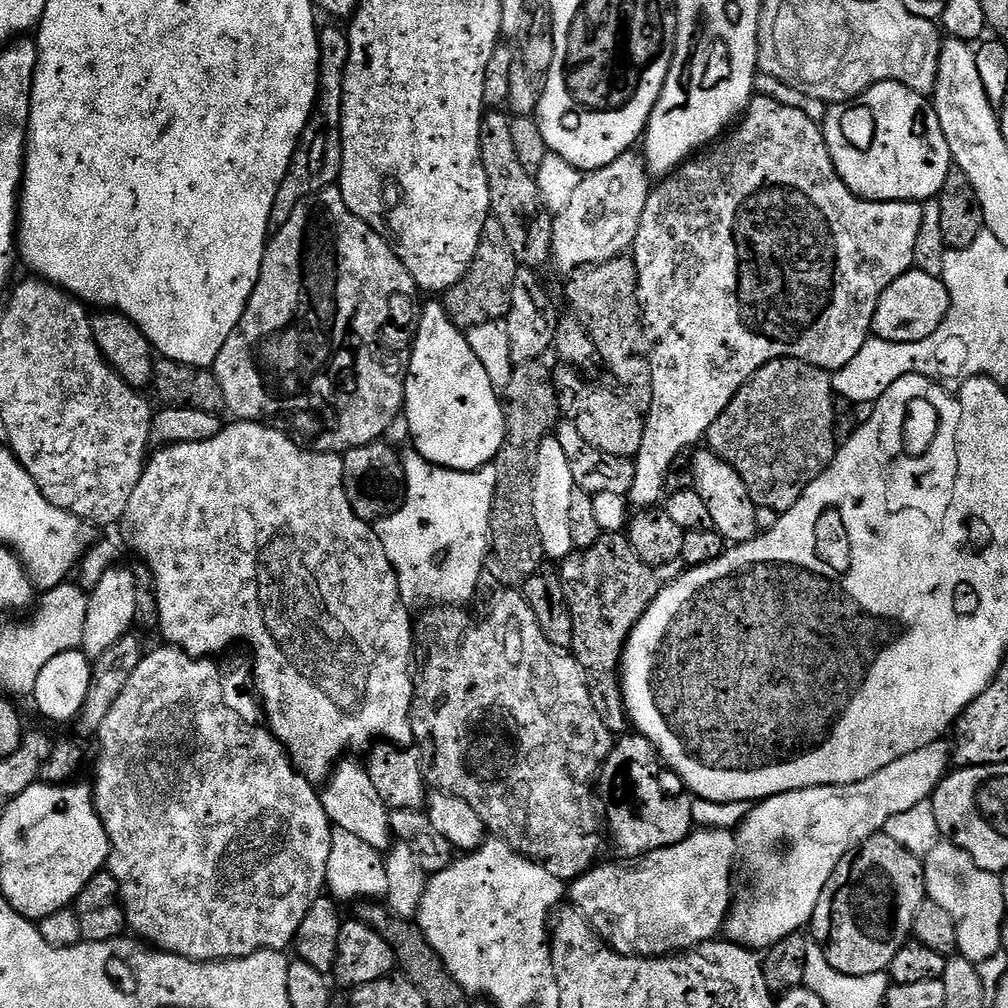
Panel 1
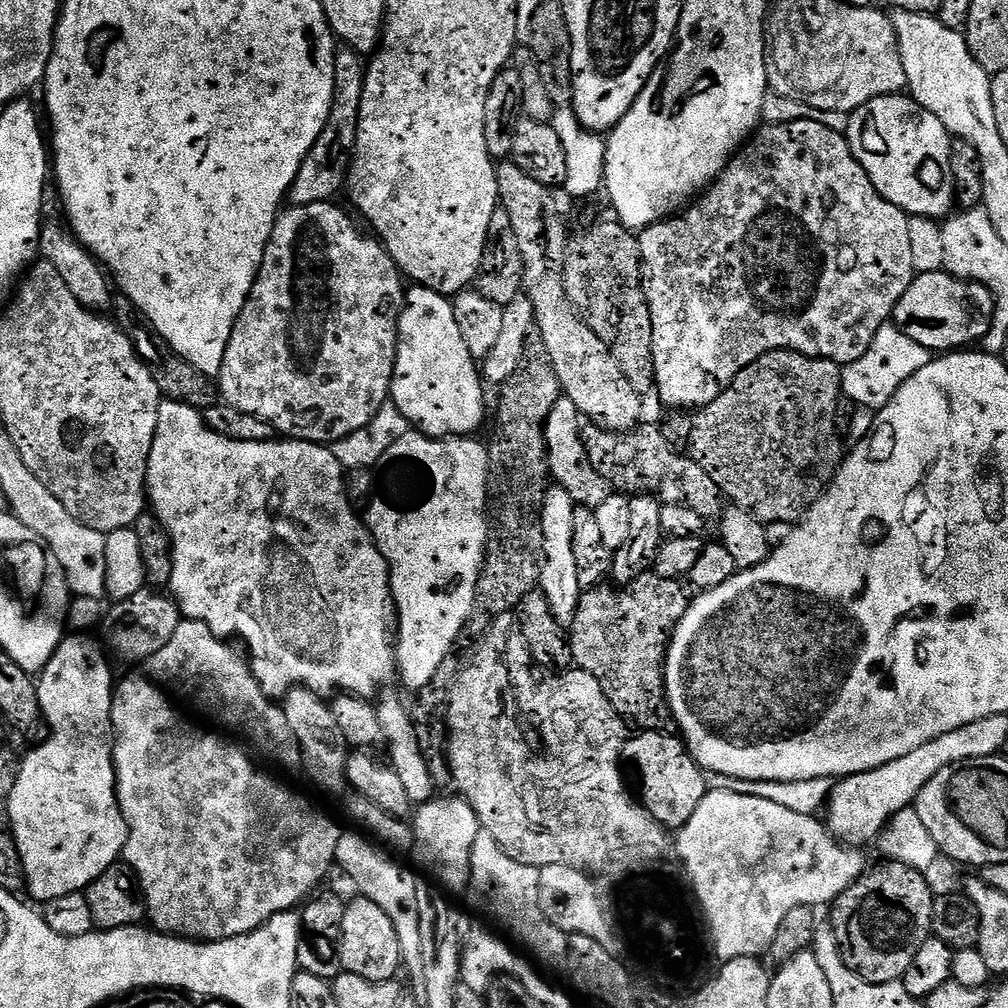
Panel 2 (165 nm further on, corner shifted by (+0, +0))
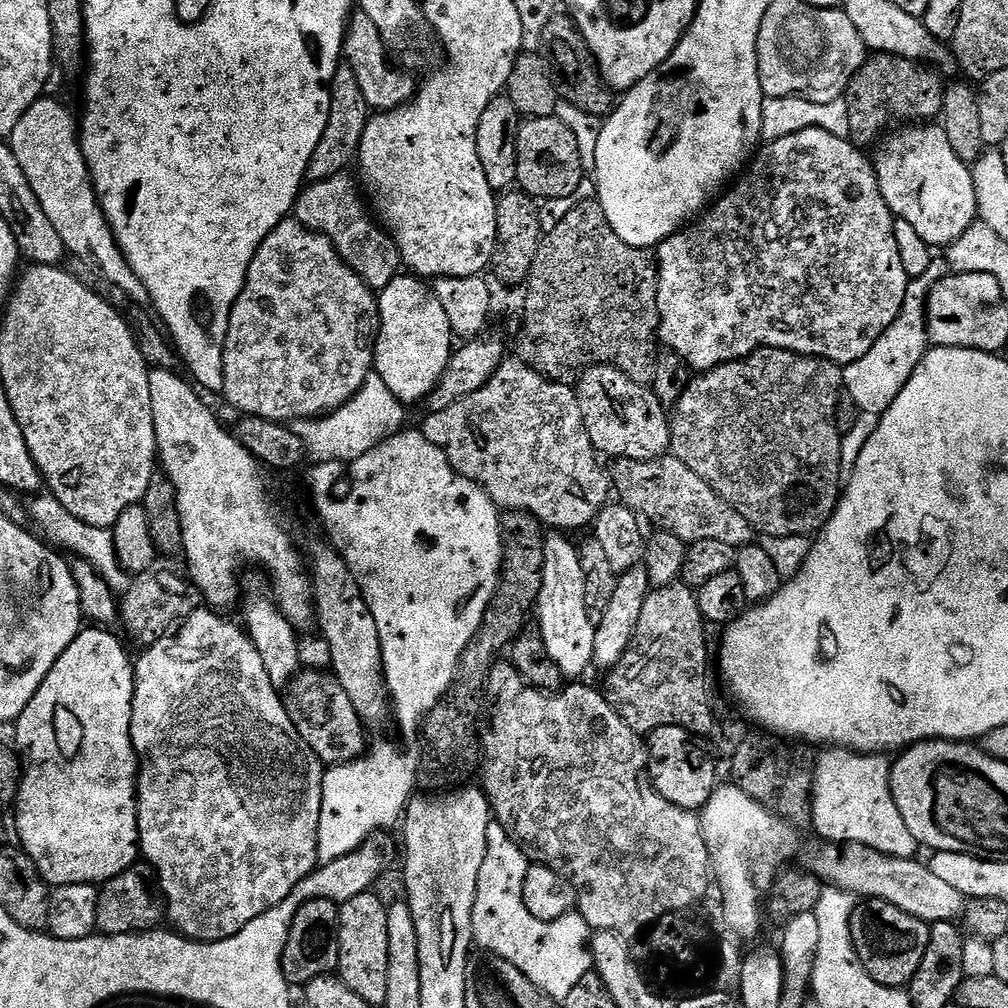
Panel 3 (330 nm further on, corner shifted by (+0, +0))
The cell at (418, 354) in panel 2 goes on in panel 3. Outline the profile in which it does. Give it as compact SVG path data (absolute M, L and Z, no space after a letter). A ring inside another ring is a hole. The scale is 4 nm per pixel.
M401 274L379 293L380 336L376 340L375 375L390 386L406 406L415 400L427 401L444 380L444 371L452 360L454 333L442 302L423 279L412 274Z

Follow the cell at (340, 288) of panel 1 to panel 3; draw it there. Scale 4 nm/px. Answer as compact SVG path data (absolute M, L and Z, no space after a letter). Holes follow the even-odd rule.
M295 218L286 219L264 239L260 249L256 251L256 256L252 259L252 265L248 271L248 280L232 311L228 337L224 343L223 399L228 399L227 403L235 408L237 413L245 417L257 416L263 420L291 422L314 420L326 416L350 402L358 394L358 390L362 390L368 376L373 375L376 363L376 340L379 336L380 301L374 289L340 257L339 250L330 242L330 238L320 236Z

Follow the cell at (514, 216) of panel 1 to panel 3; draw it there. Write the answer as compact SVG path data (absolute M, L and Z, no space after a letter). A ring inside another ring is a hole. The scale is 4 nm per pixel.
M598 364L584 369L575 390L586 434L590 434L590 442L601 457L658 460L669 455L672 447L670 416L649 385L634 382L611 364Z

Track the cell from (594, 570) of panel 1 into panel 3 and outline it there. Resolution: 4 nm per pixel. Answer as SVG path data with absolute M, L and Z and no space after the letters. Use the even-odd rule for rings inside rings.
M683 582L649 591L638 630L624 657L607 675L606 695L612 708L637 734L650 734L666 726L678 726L695 736L708 738L716 728L712 696L708 693L708 640L704 637L706 621L696 601L696 592Z

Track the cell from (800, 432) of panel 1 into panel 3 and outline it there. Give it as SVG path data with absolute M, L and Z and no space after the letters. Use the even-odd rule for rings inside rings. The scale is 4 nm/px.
M760 348L743 360L719 364L697 375L674 407L670 416L671 455L686 462L761 537L811 537L827 524L842 495L842 432L838 427L838 409L843 386L841 365L781 348Z

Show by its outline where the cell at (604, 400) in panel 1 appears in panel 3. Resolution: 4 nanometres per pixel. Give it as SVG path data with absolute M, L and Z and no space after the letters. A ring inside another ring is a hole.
M666 455L658 460L617 460L610 464L610 484L618 495L619 503L625 504L637 516L648 520L661 532L674 534L679 540L691 546L703 540L726 542L726 546L734 546L738 550L753 543L754 530L721 498L715 490L686 462L677 456Z

